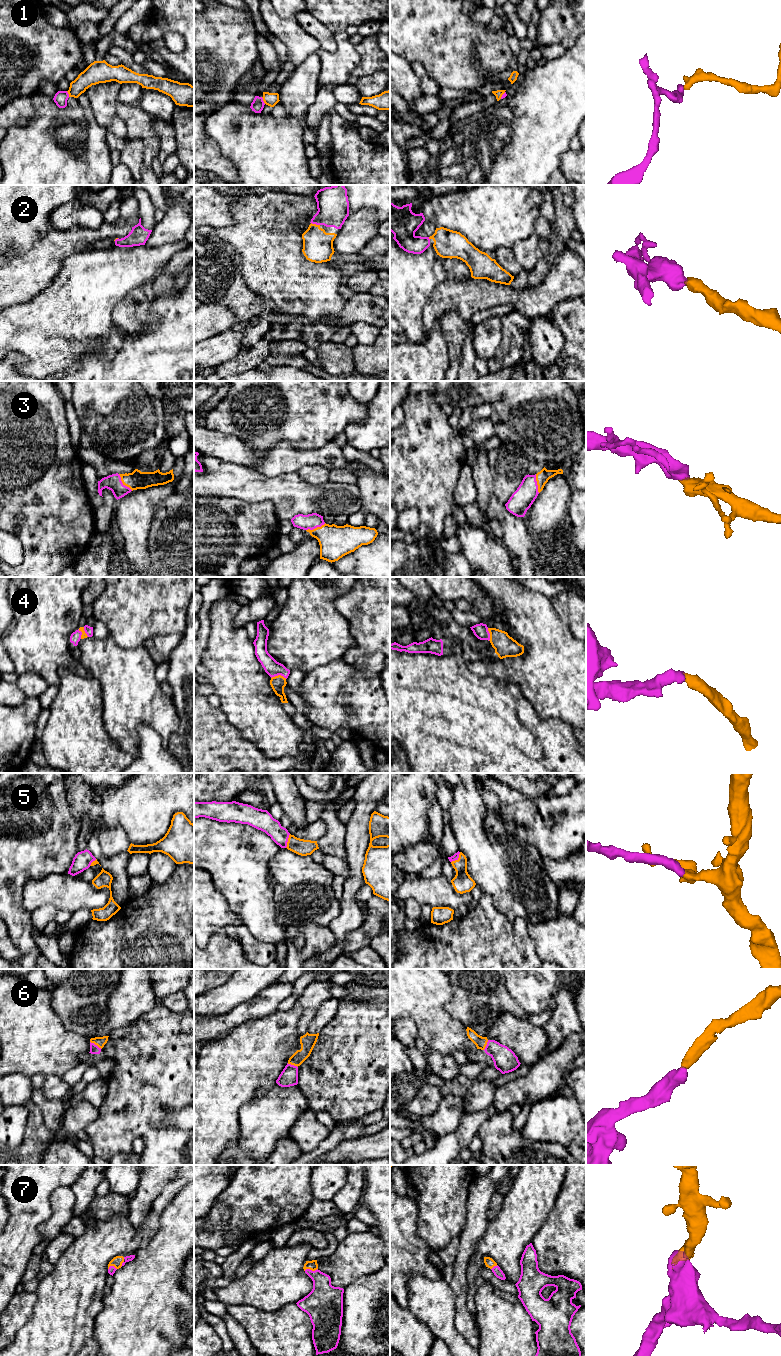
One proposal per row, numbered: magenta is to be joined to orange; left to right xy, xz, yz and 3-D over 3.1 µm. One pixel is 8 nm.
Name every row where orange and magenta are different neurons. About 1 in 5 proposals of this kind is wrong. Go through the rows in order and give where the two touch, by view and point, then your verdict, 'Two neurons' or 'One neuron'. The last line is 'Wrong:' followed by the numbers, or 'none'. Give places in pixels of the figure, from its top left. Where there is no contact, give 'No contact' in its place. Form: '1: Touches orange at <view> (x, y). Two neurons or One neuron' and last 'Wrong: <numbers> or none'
1: Touches orange at xz (263, 100). Two neurons
2: Touches orange at xz (315, 224). One neuron
3: Touches orange at xy (123, 483). One neuron
4: Touches orange at xz (279, 675). One neuron
5: Touches orange at yz (458, 858). One neuron
6: Touches orange at xy (96, 1044). One neuron
7: Touches orange at xz (310, 1269). One neuron
Wrong: 1

